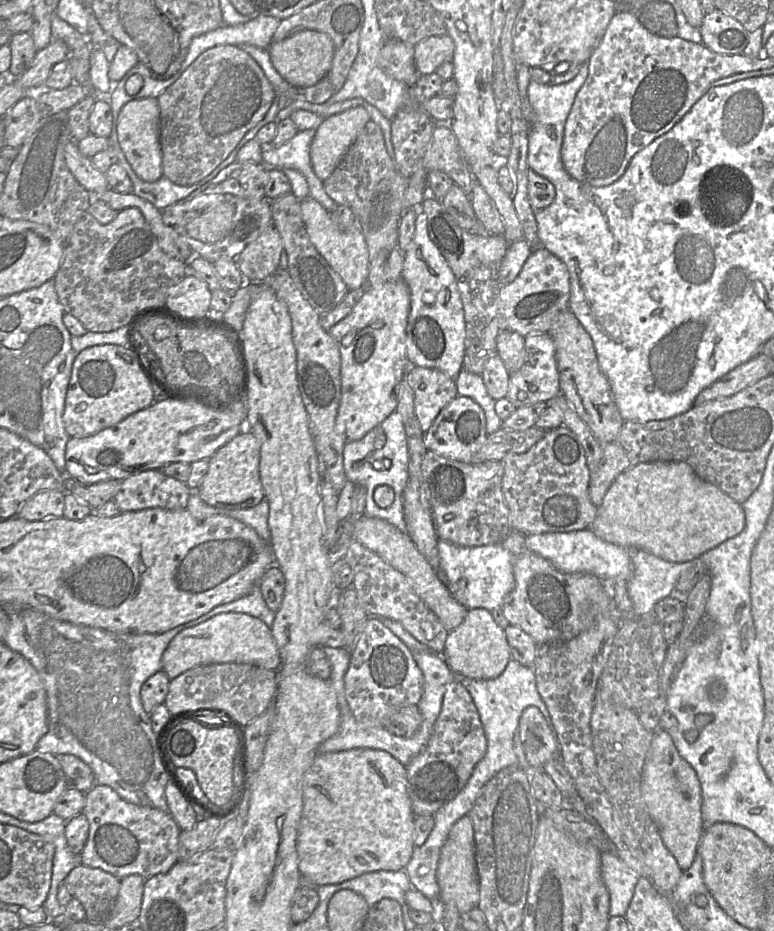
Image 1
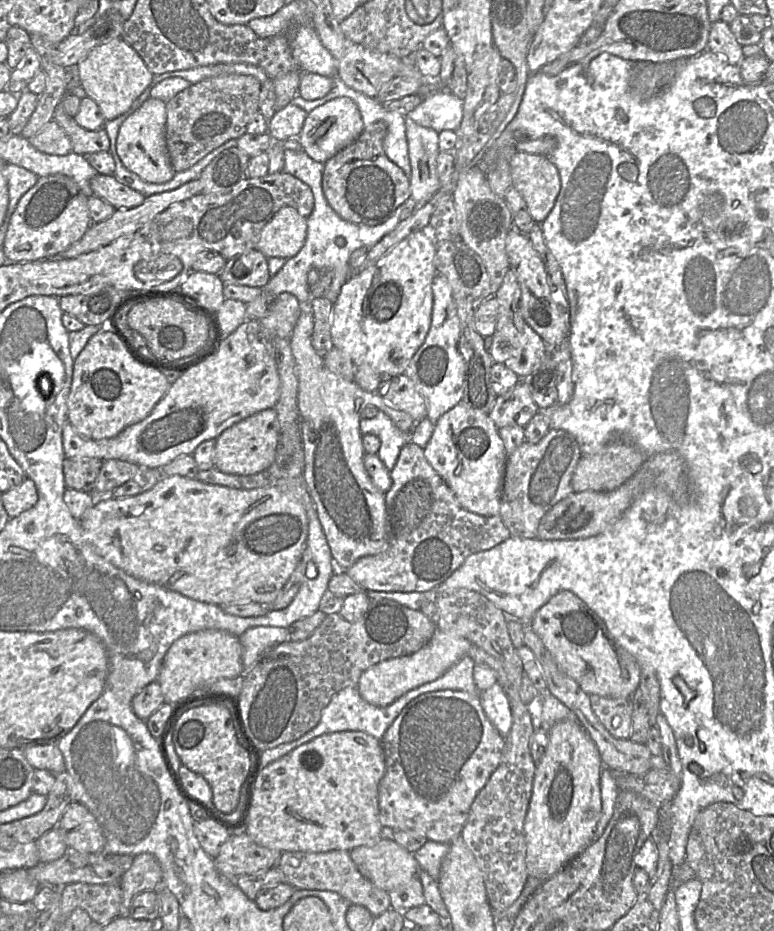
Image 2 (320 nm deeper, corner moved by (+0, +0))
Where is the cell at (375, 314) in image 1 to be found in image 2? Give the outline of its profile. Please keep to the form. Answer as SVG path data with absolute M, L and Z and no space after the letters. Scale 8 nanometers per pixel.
M428 230L412 233L384 255L374 266L353 274L342 286L331 316L333 346L346 353L357 366L368 365L384 377L405 374L411 359L422 346L430 329L433 310L432 284L438 271L435 266L436 241Z

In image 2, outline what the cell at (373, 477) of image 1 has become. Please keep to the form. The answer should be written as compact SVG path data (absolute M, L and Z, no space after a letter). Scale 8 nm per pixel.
M380 410L373 419L361 418L360 431L362 435L373 434L380 439L377 455L389 471L394 468L401 449L410 442L409 434L400 431Z

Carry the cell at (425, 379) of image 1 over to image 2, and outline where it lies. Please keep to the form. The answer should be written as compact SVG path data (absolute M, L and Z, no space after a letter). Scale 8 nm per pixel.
M408 376L384 377L376 392L390 406L408 413L415 422L427 418L426 401Z

